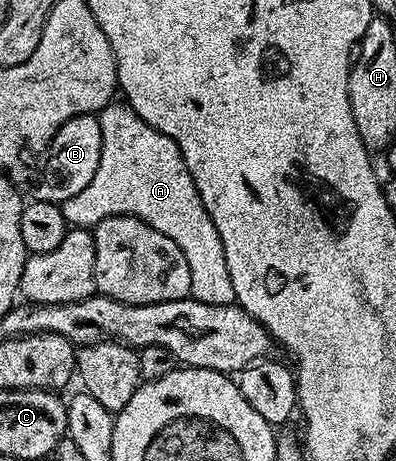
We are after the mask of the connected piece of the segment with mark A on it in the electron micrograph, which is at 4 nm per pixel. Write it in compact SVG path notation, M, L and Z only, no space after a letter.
M108 104L97 118L103 136L100 165L88 187L61 204L67 226L93 230L112 215L128 213L138 217L180 247L188 262L188 271L192 271L190 297L193 300L209 305L235 304L232 275L228 275L228 259L224 259L224 243L220 243L212 215L202 206L200 191L196 191L196 183L192 183L180 147L176 147L168 135L144 123L131 105Z

